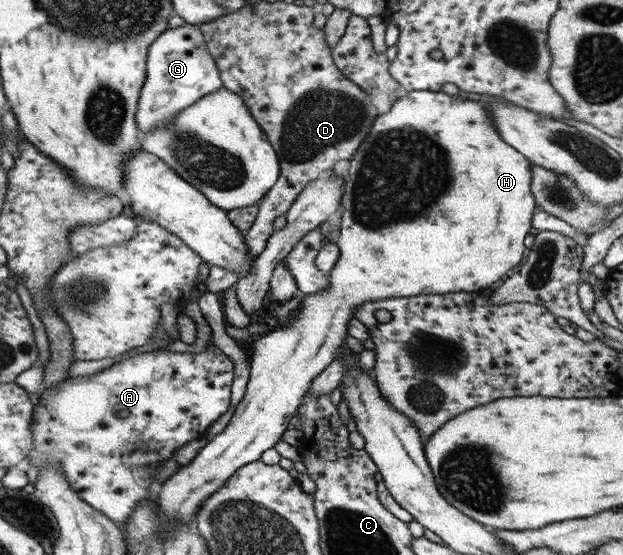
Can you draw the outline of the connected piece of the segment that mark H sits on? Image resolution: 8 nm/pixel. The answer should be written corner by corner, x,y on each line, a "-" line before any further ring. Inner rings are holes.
408,91
407,95
397,98
391,104
391,108
386,113
375,116
374,123
369,126
369,132
365,136
365,140
359,144
359,148
352,154
349,160
349,169
347,169
347,178
343,181
343,195
340,198
340,204
343,208
341,211
341,223
339,226
339,236
335,245
338,249
337,261
328,273
328,289
319,291
319,293
305,294
303,301
299,303
297,315
293,319
289,319
285,325
277,325
273,330
267,332
264,336
253,340
250,344
249,356
249,377
246,383
246,388
241,398
241,401
235,406
235,411
229,423
225,428
217,433
207,444
197,450
197,454
193,456
189,463
182,465
179,470
175,470
169,478
162,481
154,489
153,496
155,497
155,509
157,509
157,519
159,519
159,535
161,539
171,533
177,523
179,525
189,525
193,521
199,505
213,493
219,489
229,476
233,475
239,467
243,467
245,463
257,461
261,457
263,451
273,448
273,445
279,441
283,432
287,429
288,422
296,415
297,409
300,407
304,395
309,389
311,380
335,358
339,348
344,345
345,336
347,335
347,323
353,319
353,308
357,304
369,302
373,300
381,300
394,297
411,297
415,295
443,295
443,293
455,292
486,292
491,289
499,279
502,279
511,267
515,267
517,263
523,261
527,249
523,245
525,235
531,229
530,220
534,215
536,208
534,205
533,195
530,188
530,165
527,159
514,151
510,145
505,144
497,135
497,131
493,131
491,125
491,117
487,113
485,103
479,101
471,101
456,95
447,95
441,91

